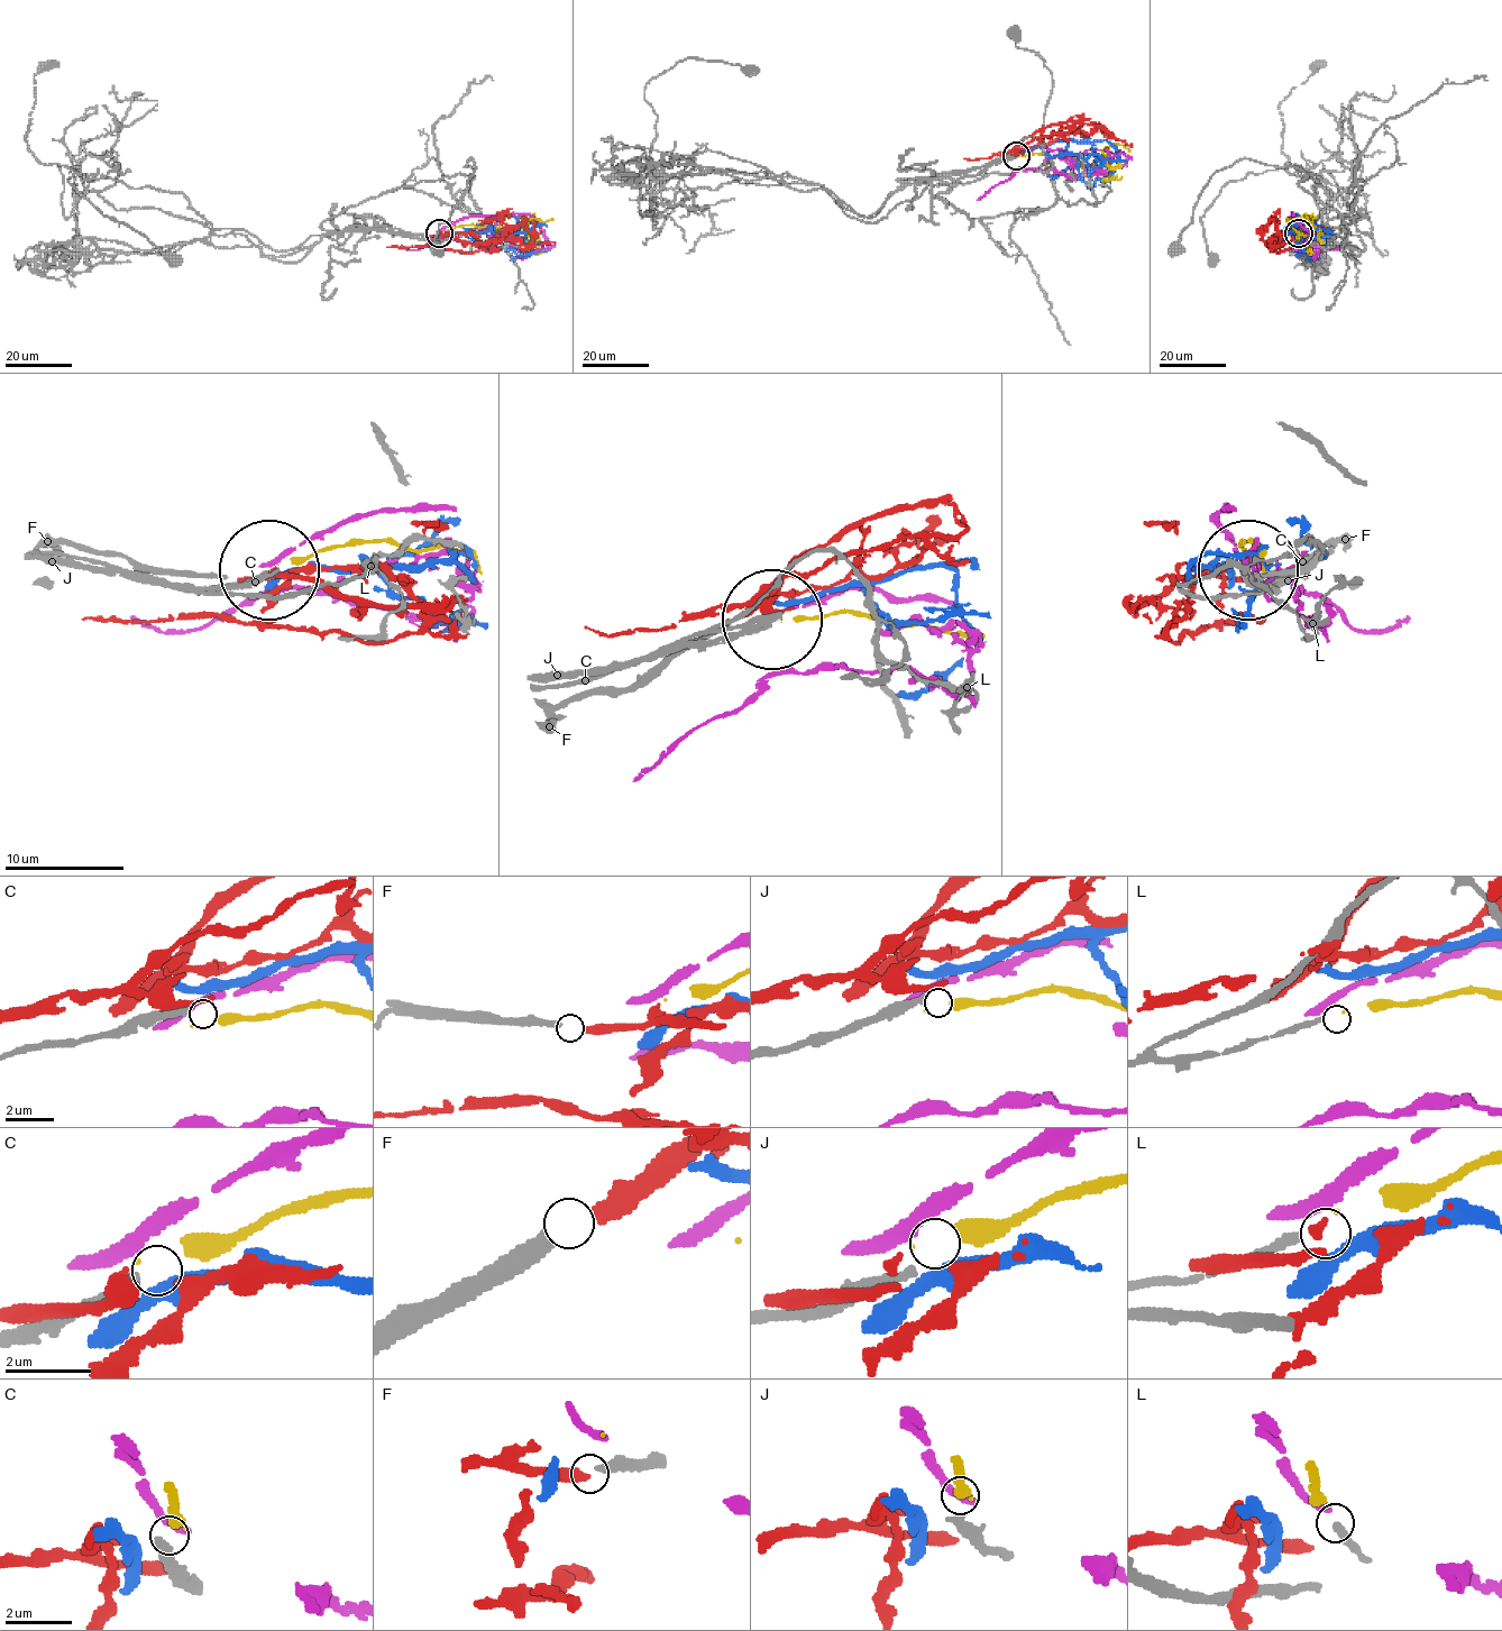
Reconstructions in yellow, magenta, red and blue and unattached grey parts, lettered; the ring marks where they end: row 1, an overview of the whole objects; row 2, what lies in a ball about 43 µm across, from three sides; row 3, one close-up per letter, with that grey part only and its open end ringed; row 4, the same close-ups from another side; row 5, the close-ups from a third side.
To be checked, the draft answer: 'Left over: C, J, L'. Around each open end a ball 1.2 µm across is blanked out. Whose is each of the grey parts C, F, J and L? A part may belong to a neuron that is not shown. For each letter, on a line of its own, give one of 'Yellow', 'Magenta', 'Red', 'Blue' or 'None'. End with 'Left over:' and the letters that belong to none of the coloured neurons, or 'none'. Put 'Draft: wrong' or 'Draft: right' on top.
Draft: wrong
C: None
F: None
J: None
L: Yellow
Left over: C, F, J

